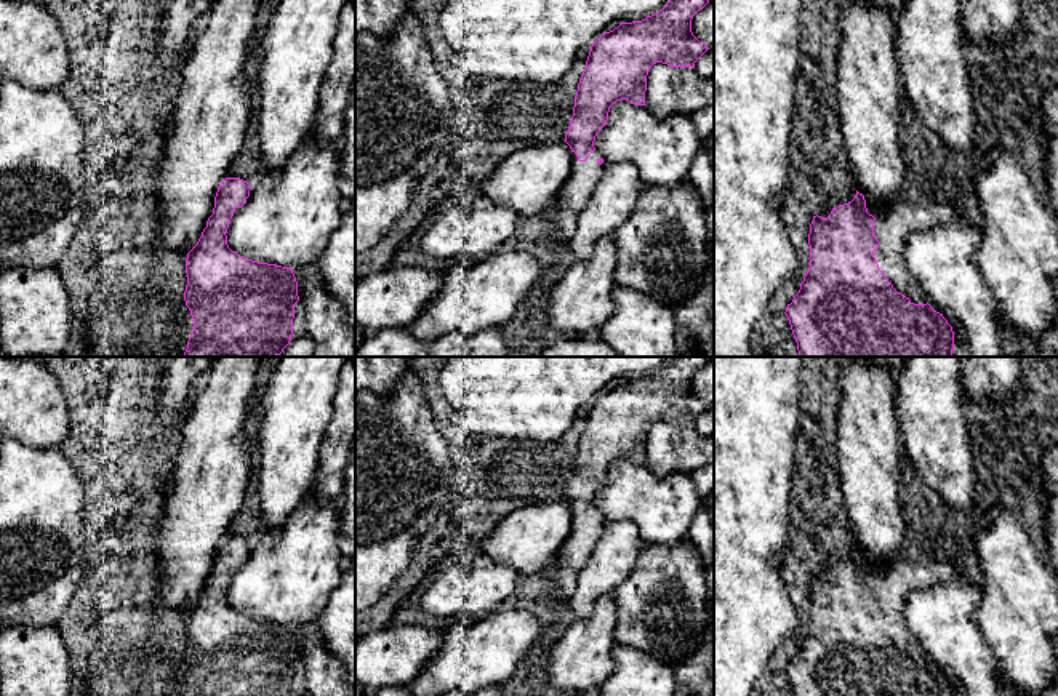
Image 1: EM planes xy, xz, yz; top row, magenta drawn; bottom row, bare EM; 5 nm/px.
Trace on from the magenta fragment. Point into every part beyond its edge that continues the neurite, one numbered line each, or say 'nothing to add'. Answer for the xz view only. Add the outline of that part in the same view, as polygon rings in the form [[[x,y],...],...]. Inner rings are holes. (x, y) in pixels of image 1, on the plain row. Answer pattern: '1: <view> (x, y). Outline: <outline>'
1: xz (573, 554). Outline: [[[594,509],[586,520],[579,520],[576,512],[571,510],[571,531],[552,565],[555,570],[555,595],[562,602],[570,603],[578,571],[586,565],[602,536],[607,522],[600,523],[599,517],[602,517],[599,509]]]

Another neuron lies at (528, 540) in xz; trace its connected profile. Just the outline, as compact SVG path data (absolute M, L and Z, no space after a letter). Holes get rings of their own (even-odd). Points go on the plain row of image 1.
M547 501L507 514L482 541L482 560L533 576L551 568L571 531L571 507Z

